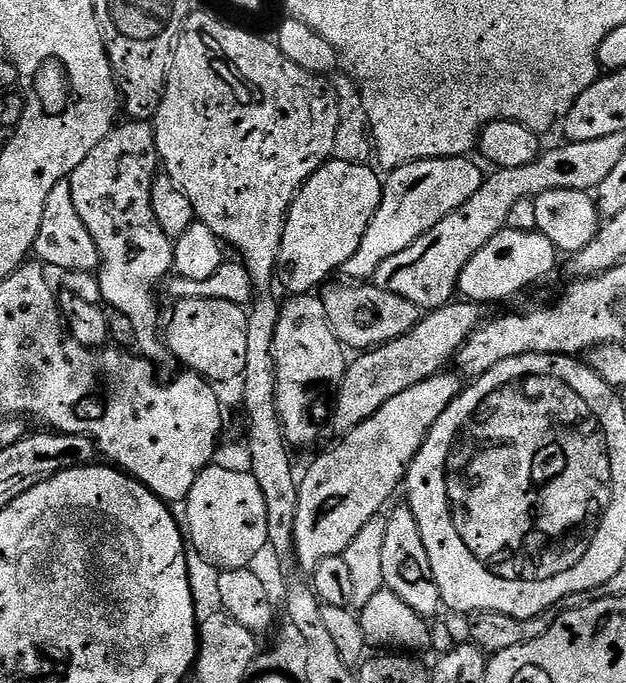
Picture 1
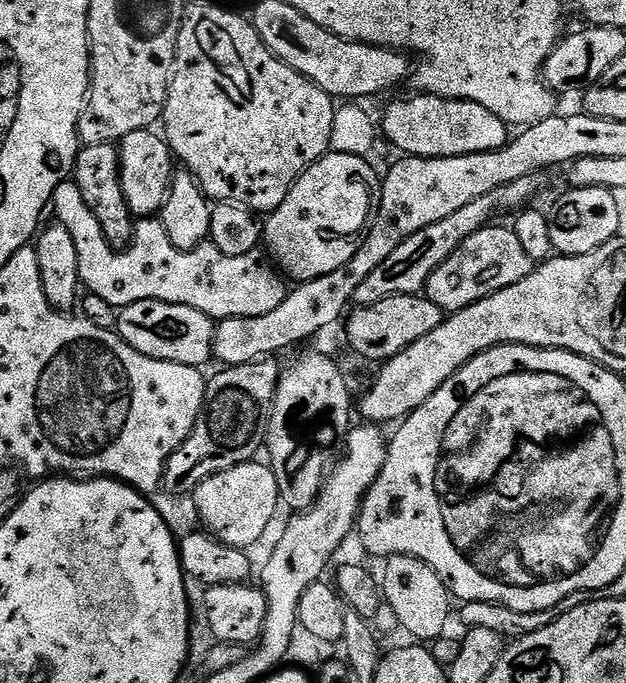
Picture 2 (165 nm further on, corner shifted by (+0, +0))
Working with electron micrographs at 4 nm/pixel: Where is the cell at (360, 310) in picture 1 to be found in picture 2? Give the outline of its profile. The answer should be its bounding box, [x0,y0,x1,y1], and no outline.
[347,295,446,362]

